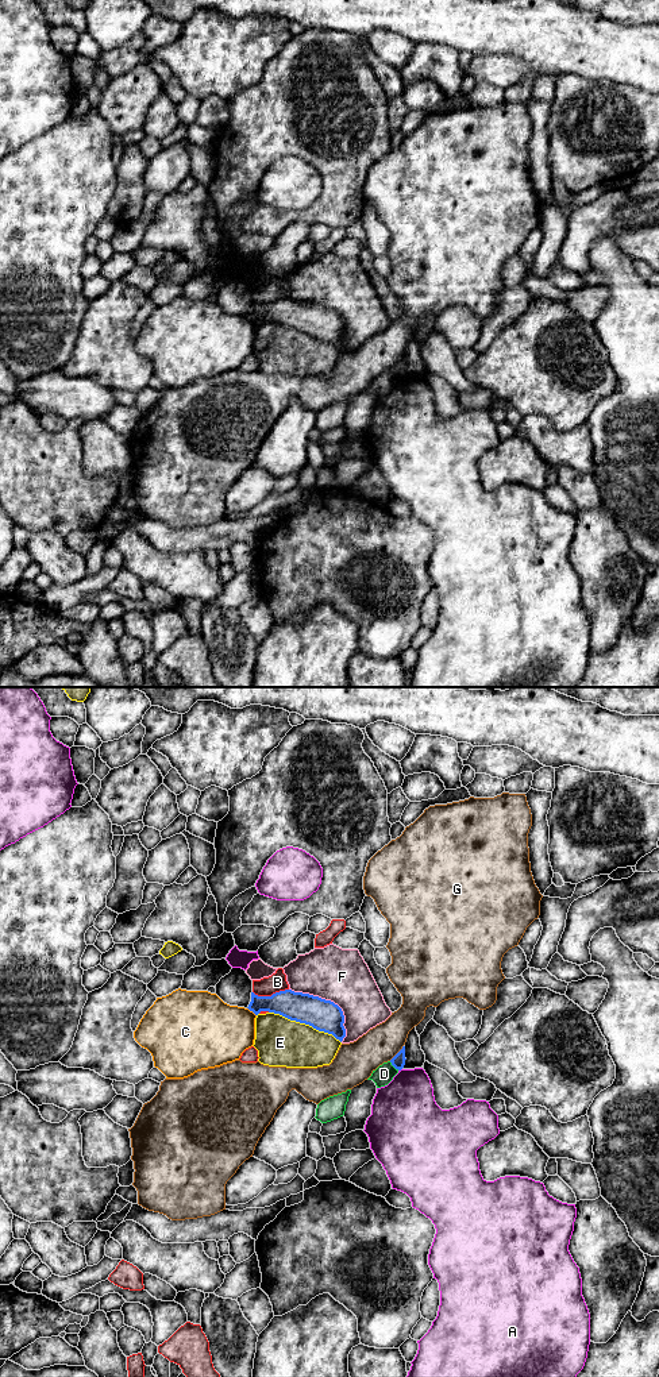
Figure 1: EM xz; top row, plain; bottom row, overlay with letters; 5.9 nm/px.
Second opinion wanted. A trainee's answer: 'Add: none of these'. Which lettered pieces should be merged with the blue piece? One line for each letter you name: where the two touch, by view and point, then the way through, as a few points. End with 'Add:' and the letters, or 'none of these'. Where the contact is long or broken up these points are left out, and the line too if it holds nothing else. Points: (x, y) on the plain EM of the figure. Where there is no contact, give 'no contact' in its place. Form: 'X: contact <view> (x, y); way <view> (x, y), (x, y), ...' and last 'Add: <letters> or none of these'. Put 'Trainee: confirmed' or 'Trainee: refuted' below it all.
Add: none of these
Trainee: confirmed

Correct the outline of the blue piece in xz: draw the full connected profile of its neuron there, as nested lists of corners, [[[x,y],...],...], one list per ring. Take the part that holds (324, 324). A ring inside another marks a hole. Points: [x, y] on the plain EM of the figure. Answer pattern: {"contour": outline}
{"contour": [[[285,298],[271,305],[258,305],[251,301],[247,316],[255,324],[261,320],[280,323],[290,329],[305,332],[319,340],[332,343],[340,351],[346,346],[344,324],[342,317],[331,309],[309,302]]]}

